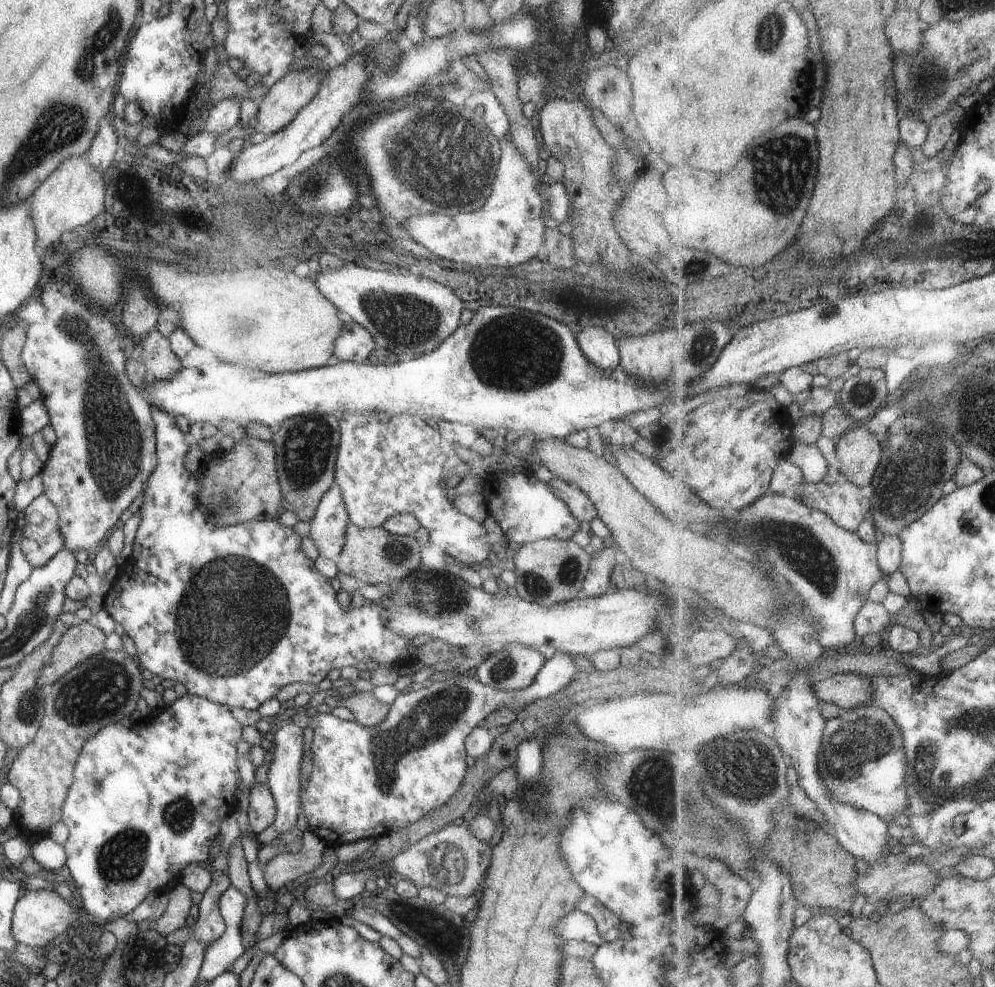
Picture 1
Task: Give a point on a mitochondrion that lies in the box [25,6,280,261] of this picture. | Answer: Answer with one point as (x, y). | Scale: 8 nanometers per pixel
(85, 68)

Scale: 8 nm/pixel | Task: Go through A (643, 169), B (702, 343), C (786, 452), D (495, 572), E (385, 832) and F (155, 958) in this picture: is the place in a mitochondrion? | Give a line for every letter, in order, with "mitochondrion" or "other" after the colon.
A: other
B: mitochondrion
C: other
D: other
E: other
F: other

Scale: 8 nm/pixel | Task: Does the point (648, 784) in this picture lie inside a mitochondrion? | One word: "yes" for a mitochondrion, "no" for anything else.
yes

